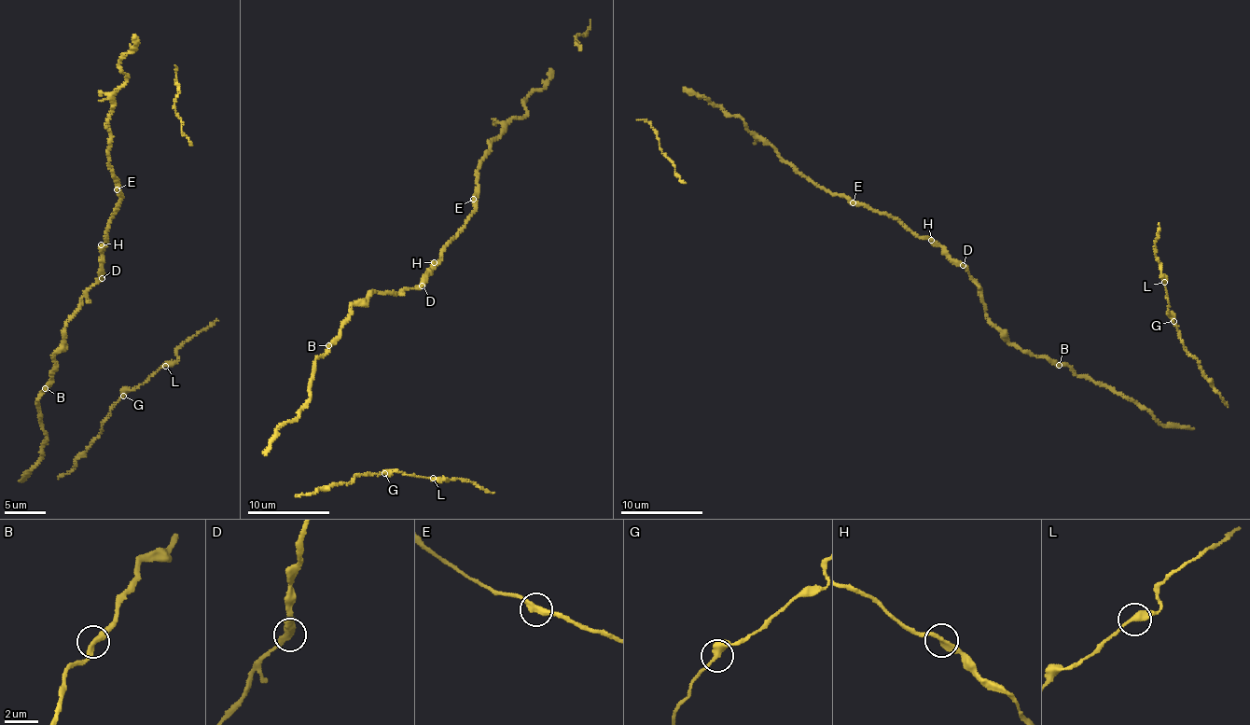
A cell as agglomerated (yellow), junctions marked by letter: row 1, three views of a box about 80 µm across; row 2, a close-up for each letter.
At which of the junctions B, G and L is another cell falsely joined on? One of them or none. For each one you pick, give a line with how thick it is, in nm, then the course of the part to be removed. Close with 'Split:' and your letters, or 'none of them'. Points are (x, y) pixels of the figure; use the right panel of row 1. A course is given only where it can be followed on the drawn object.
B: Thickness 360 nm
Split: B

